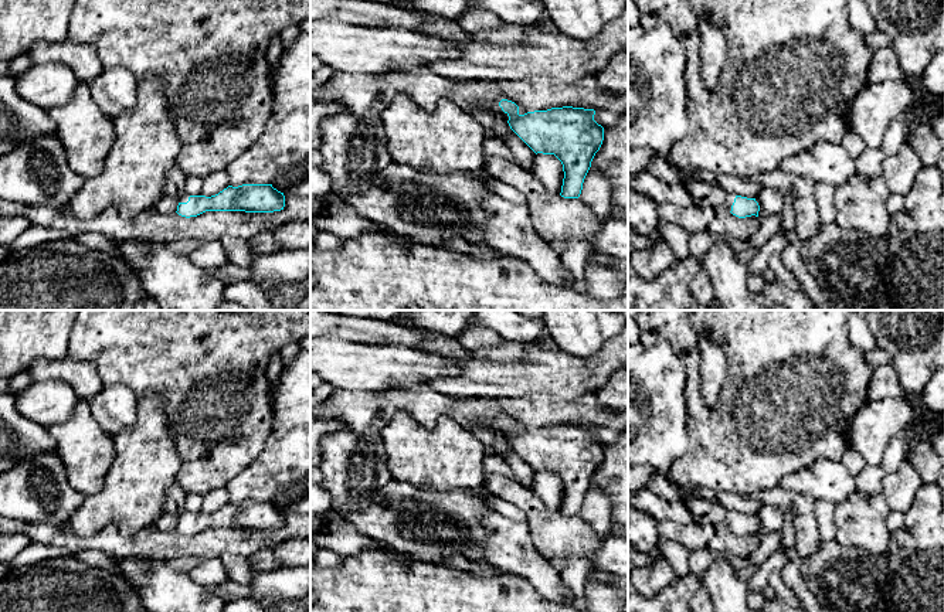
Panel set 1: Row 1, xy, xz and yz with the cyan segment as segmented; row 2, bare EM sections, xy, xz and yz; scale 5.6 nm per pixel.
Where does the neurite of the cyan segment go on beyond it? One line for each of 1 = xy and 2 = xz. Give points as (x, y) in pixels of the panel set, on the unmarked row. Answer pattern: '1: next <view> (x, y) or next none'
1: next xy (184, 514)
2: next none

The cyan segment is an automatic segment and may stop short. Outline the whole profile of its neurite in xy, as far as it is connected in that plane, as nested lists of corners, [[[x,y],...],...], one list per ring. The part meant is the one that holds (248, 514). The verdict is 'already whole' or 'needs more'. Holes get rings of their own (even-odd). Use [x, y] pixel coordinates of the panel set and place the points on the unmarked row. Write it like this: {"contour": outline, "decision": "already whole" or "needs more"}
{"contour": [[[272,502],[228,503],[215,513],[189,513],[179,516],[177,531],[186,536],[197,534],[206,528],[245,528],[274,530],[285,524],[285,513]]], "decision": "needs more"}

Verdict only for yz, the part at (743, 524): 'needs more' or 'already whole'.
needs more

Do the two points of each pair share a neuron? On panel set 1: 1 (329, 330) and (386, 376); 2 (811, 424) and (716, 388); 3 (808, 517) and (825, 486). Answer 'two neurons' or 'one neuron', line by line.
1: two neurons
2: two neurons
3: two neurons

